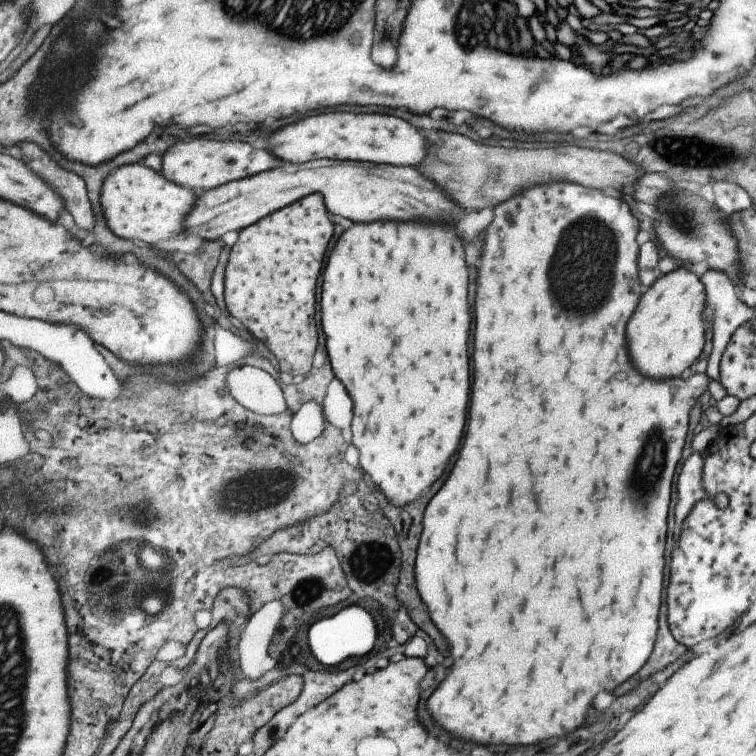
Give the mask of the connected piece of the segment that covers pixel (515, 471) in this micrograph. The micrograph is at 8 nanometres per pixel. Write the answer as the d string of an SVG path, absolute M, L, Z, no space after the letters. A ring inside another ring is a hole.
M567 182L533 185L496 204L493 219L485 228L479 256L475 302L473 302L473 372L465 436L449 476L429 500L423 514L423 532L415 558L417 592L429 608L437 630L447 636L455 662L439 688L427 700L427 708L441 728L465 740L483 744L535 744L557 738L583 722L591 696L599 690L613 690L621 680L643 666L652 653L657 630L657 610L663 588L665 520L673 470L681 458L687 434L689 410L707 388L708 373L688 378L647 378L633 370L625 356L625 324L641 294L637 278L637 219L628 204L610 192L588 189ZM511 620L513 628L507 630Z

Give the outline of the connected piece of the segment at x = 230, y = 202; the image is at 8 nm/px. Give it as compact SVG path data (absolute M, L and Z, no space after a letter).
M310 159L304 163L281 162L269 172L261 172L237 182L231 181L211 190L197 192L192 207L182 220L181 236L196 236L205 241L216 241L229 230L238 232L261 217L313 193L323 197L324 207L331 210L331 214L337 214L351 222L373 222L385 218L429 218L433 222L451 220L455 224L457 218L466 213L413 168Z

